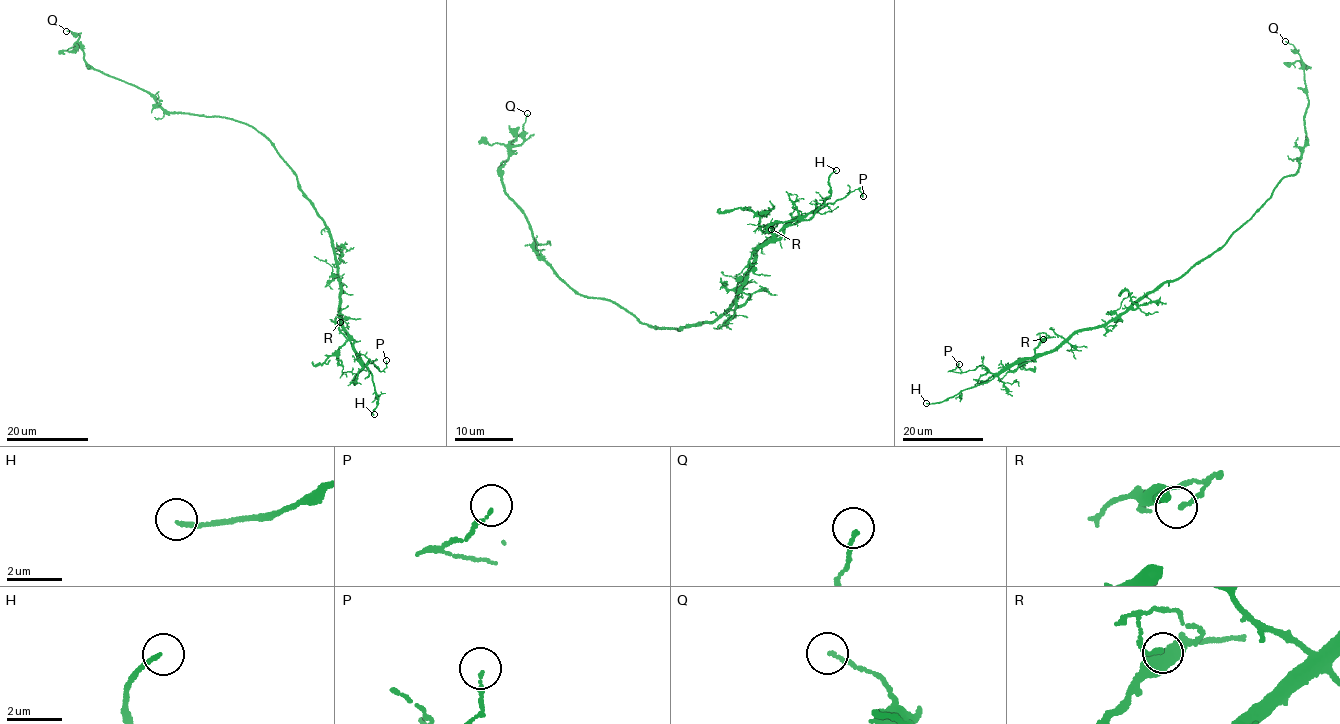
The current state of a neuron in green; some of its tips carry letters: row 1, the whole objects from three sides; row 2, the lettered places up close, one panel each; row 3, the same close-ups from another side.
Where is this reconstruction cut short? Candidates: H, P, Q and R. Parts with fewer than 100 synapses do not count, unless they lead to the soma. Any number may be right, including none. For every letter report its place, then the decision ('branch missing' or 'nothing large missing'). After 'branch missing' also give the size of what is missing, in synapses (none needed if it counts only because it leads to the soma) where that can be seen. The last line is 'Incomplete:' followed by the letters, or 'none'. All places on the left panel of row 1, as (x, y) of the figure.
H: place (374, 414); branch missing
P: place (386, 360); nothing large missing
Q: place (66, 31); nothing large missing
R: place (340, 322); nothing large missing
Incomplete: H

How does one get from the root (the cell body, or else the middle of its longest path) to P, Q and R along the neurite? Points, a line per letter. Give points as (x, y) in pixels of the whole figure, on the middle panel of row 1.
P: (685, 326), (716, 321), (726, 314), (758, 248), (780, 231), (857, 189), (863, 196)
Q: (685, 326), (651, 327), (616, 303), (574, 292), (539, 259), (500, 169), (523, 141), (527, 113)
R: (685, 326), (716, 321), (726, 314), (758, 248), (772, 235), (771, 227), (764, 224), (778, 223), (771, 229)

